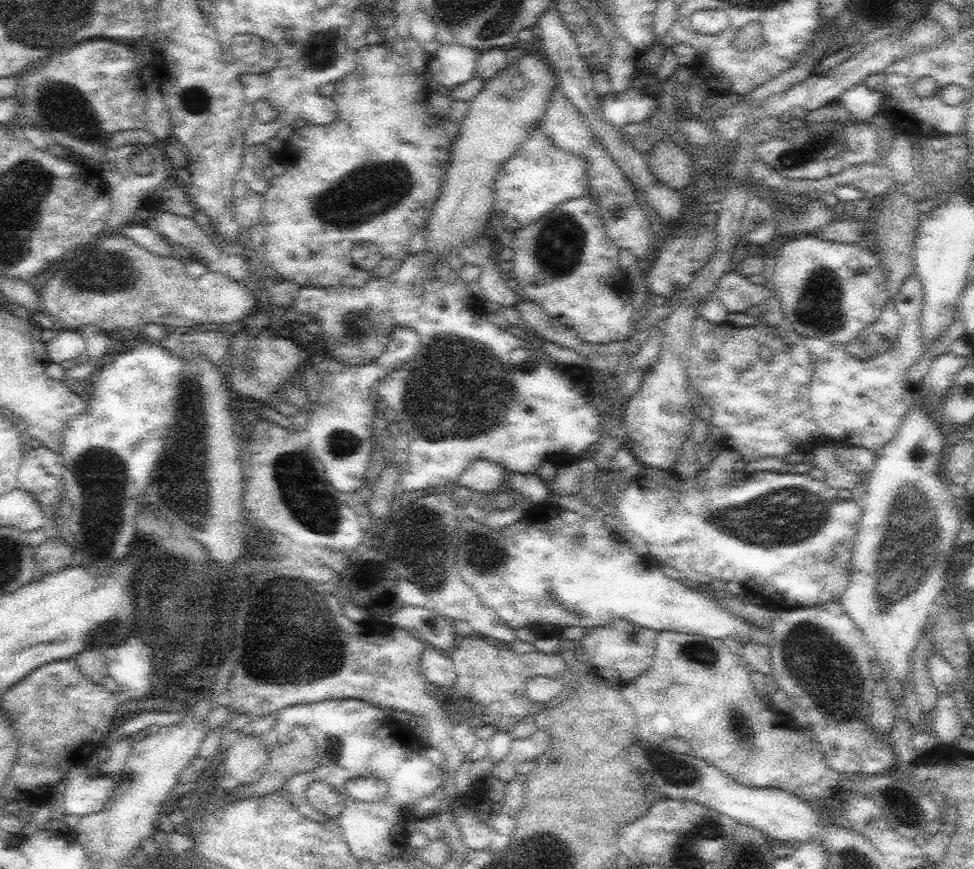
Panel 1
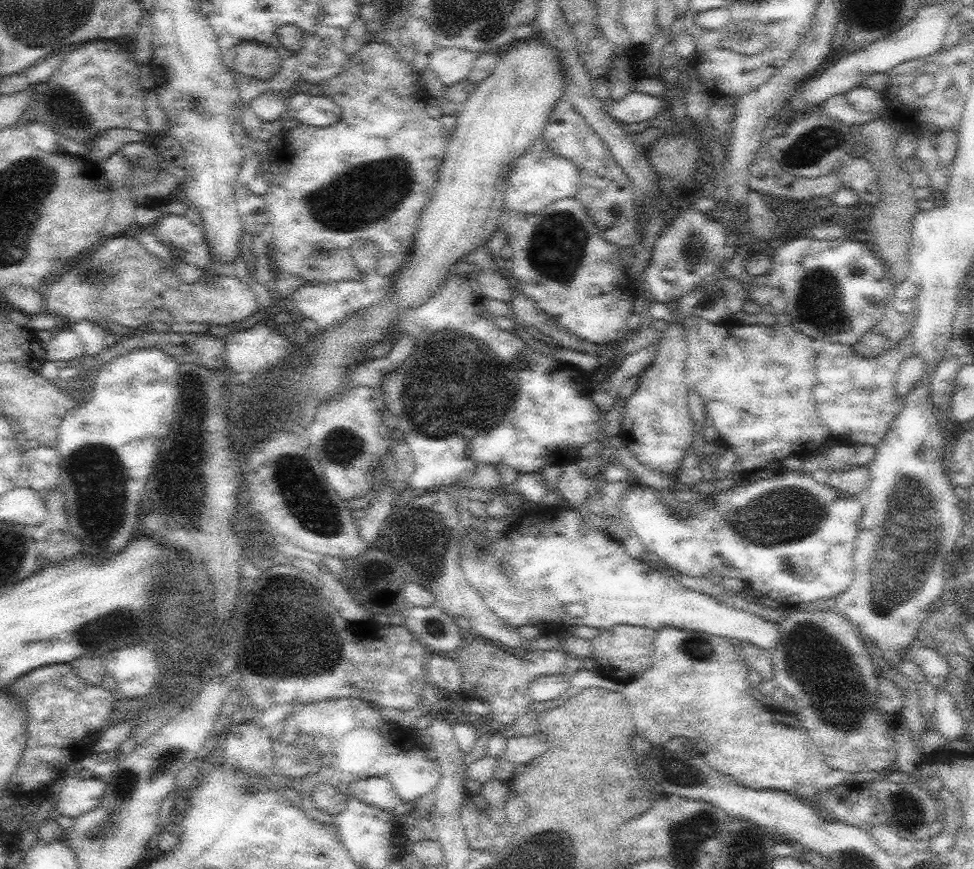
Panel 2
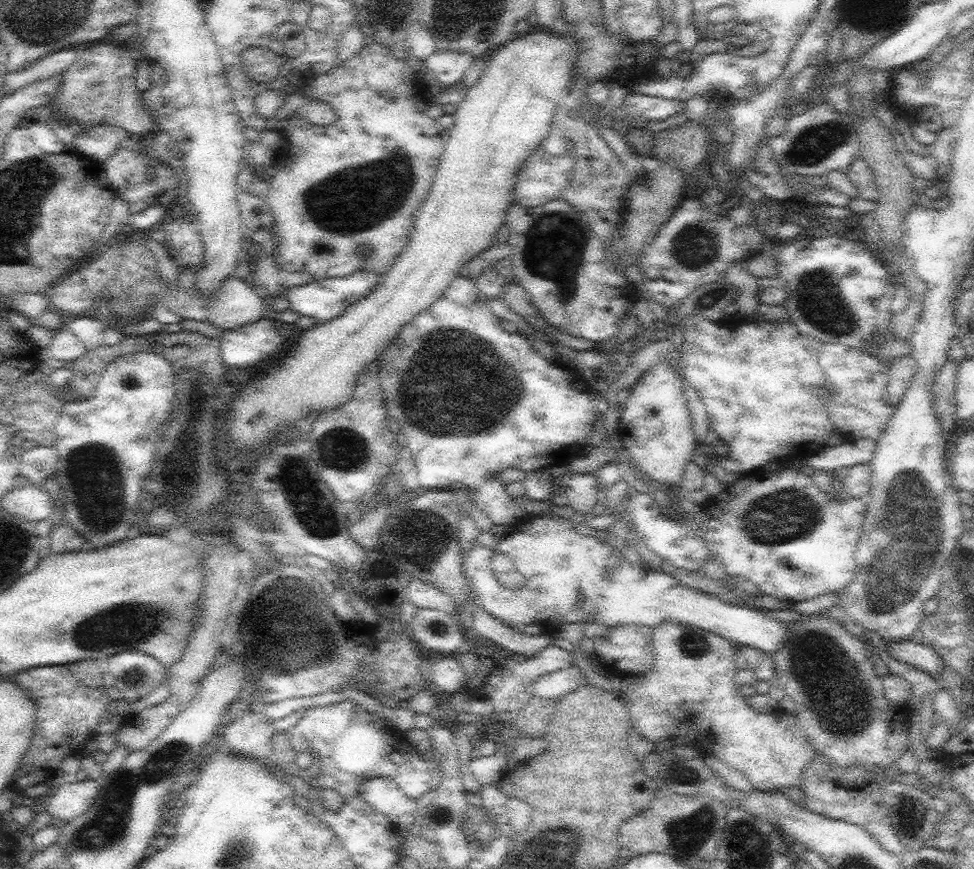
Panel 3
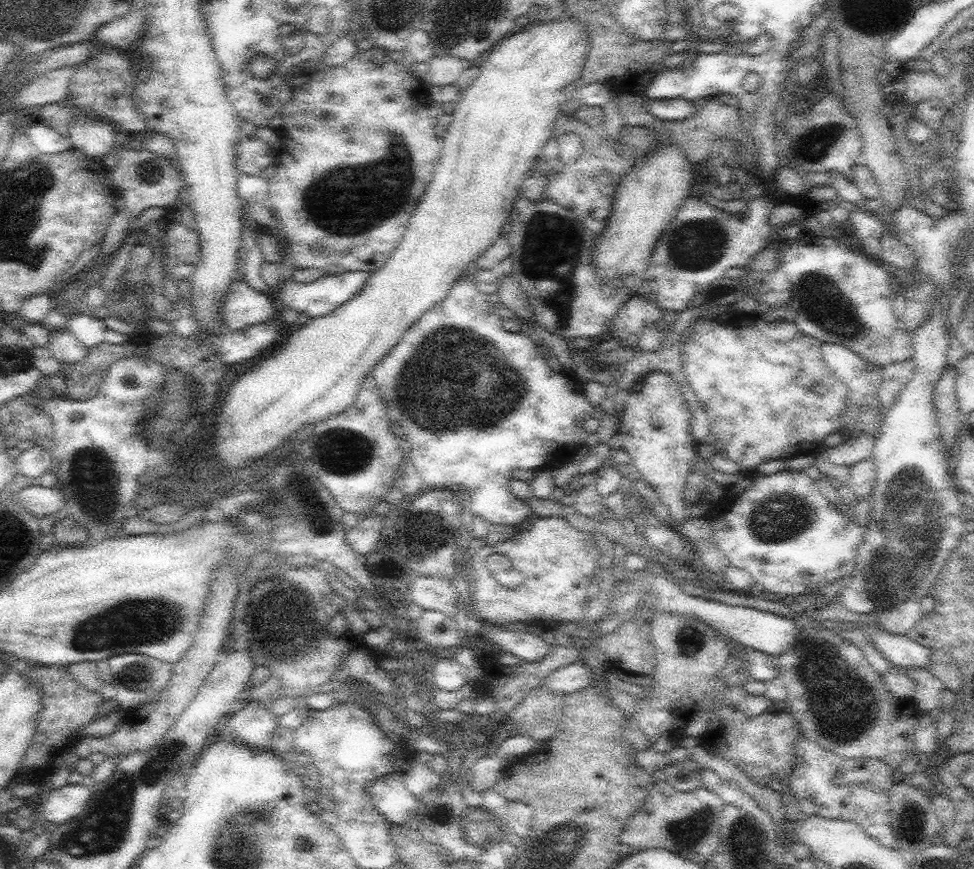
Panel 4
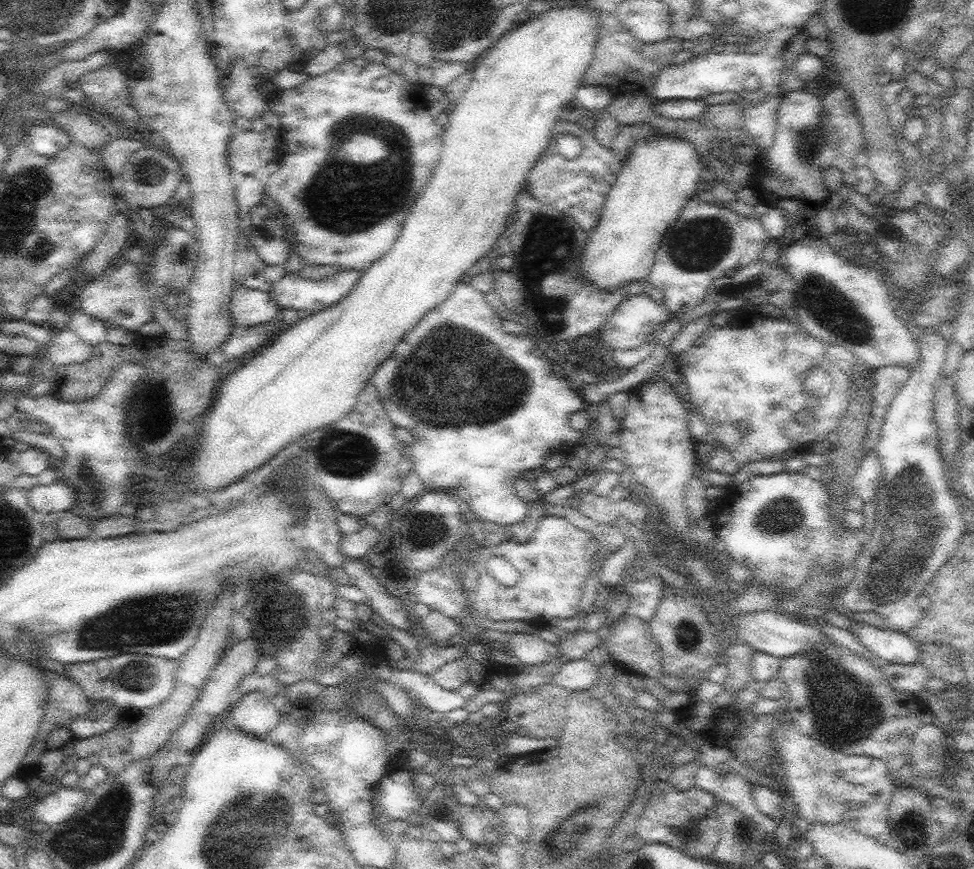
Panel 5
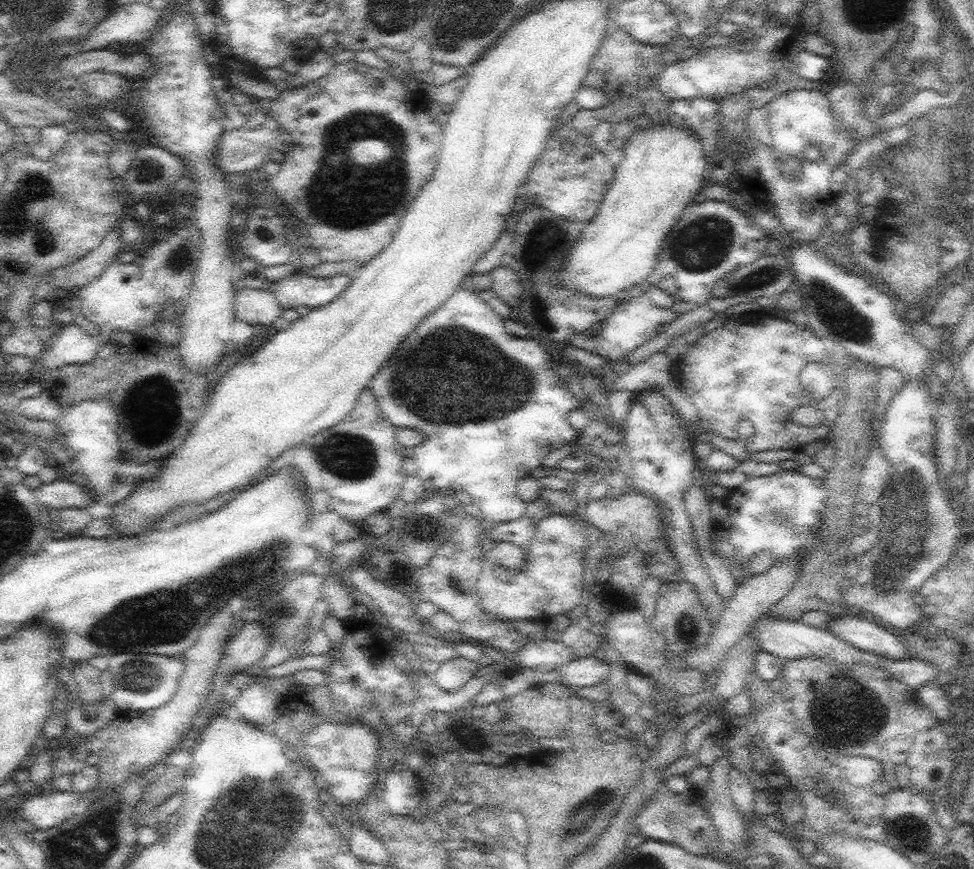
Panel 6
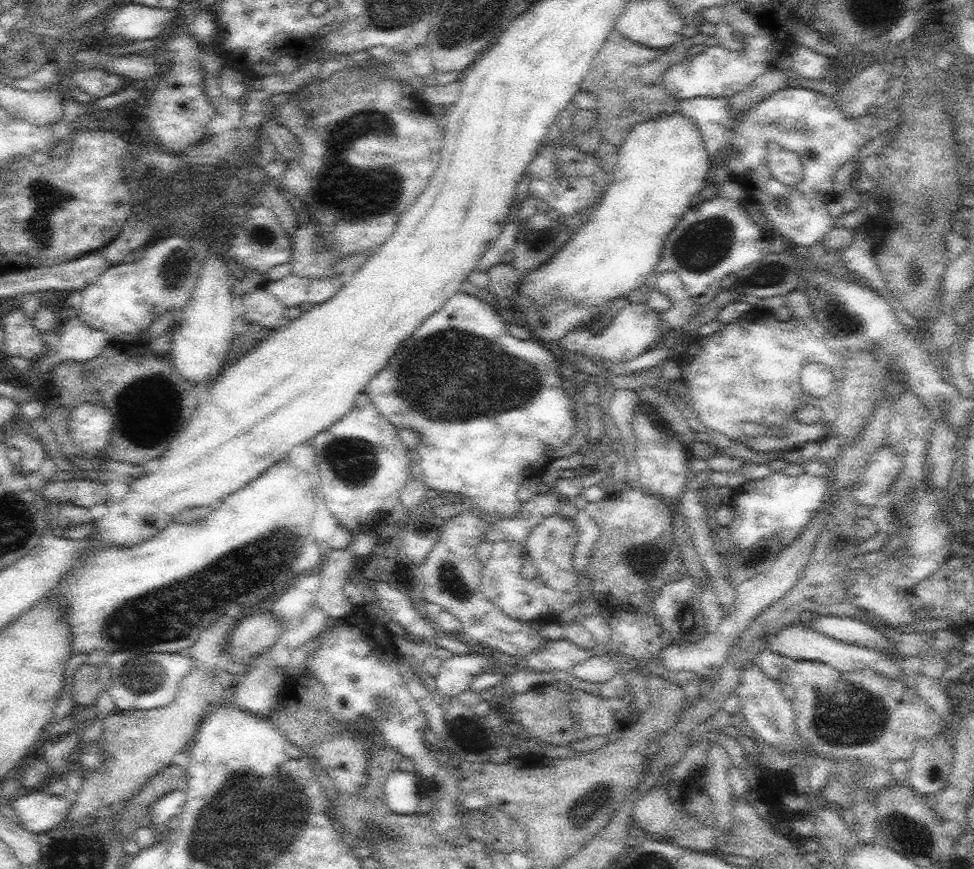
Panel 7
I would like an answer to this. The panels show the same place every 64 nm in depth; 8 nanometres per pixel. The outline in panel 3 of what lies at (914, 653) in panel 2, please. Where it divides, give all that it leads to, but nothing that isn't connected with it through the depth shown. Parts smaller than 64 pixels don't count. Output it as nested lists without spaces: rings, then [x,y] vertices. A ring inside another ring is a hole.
[[[906,639],[892,641],[886,645],[886,648],[894,660],[904,662],[904,664],[913,664],[914,667],[927,672],[939,681],[944,660],[931,646],[924,646],[914,639]]]

